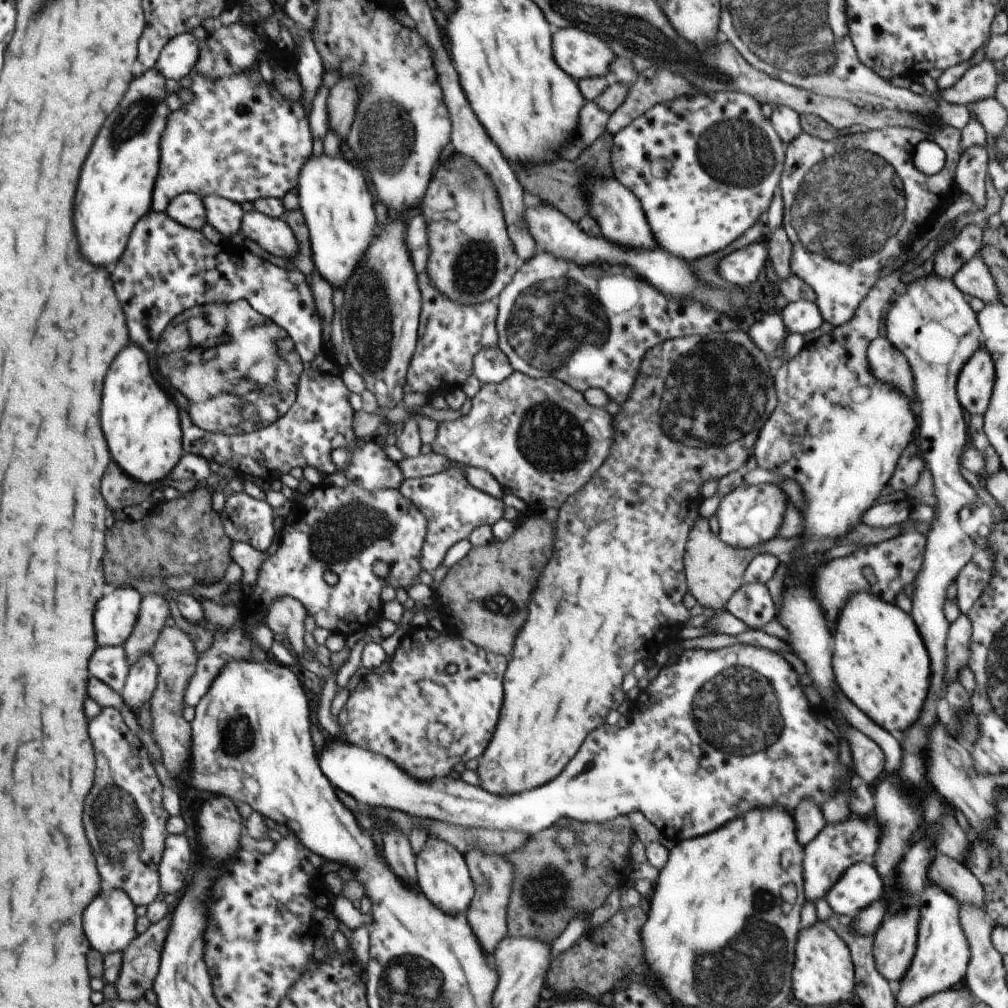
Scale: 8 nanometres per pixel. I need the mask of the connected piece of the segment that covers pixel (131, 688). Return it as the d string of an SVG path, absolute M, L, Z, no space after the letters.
M151 652L134 666L129 667L129 676L125 680L125 688L121 692L124 704L132 712L142 707L152 698L157 683L158 667L151 657Z

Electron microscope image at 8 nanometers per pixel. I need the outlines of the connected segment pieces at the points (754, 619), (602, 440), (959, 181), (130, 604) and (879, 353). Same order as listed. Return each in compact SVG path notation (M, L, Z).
M746 583L737 588L724 610L754 630L765 627L777 614L768 587L760 583Z
M514 371L502 382L481 385L480 391L475 394L471 401L472 408L466 416L462 416L452 422L439 422L436 438L431 444L433 452L447 456L451 461L460 465L485 468L503 485L503 490L506 494L510 493L524 500L528 505L528 509L537 515L547 508L560 509L572 494L576 494L576 492L594 476L594 472L596 472L596 470L604 464L604 460L610 456L610 447L613 446L613 434L615 431L615 424L613 423L614 416L610 415L604 407L598 408L588 404L585 396L582 396L580 391L574 390L571 386L568 386L568 384L563 383L556 377L547 376L537 379L529 377L523 372Z
M974 145L960 155L954 179L961 193L973 198L973 204L983 209L986 202L984 182L989 177L988 151L985 146Z
M128 586L118 587L98 604L98 644L102 647L126 643L139 620L143 595Z
M878 335L867 348L867 359L874 376L883 383L894 384L906 396L914 398L913 374L910 363L889 340Z

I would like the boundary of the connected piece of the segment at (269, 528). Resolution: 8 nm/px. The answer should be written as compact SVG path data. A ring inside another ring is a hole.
M234 492L226 499L219 515L232 540L248 542L256 550L266 553L276 536L272 511L267 501Z

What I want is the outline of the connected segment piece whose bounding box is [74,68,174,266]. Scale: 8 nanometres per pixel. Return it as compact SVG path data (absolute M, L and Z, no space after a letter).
M156 68L143 70L138 78L132 80L128 92L124 94L116 110L106 118L82 166L74 200L74 228L78 240L82 240L82 252L86 252L86 256L90 256L90 260L94 260L94 264L98 266L108 266L122 256L134 225L150 210L150 200L159 173L159 144L168 115L174 112L174 108L170 108L170 94L170 77L163 75Z

